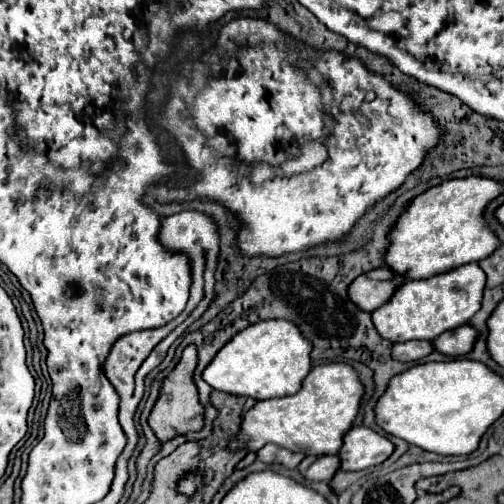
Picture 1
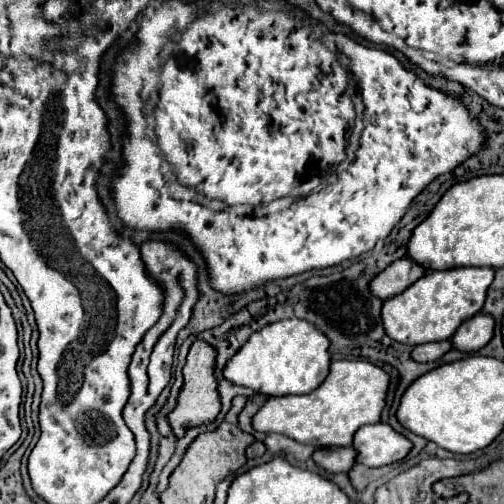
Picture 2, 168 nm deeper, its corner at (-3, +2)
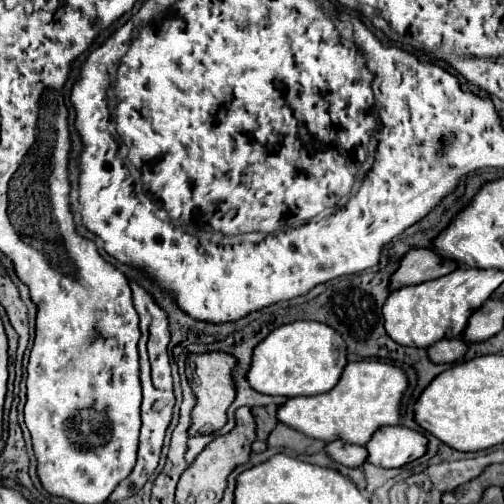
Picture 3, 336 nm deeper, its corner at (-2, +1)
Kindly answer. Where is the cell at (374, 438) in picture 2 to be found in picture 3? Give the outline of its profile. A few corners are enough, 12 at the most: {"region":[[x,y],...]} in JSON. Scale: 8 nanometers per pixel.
{"region":[[386,425],[366,443],[368,463],[402,467],[426,453],[426,437]]}

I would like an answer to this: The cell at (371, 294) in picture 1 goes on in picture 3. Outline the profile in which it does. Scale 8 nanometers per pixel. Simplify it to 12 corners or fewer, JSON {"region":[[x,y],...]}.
{"region":[[412,249],[390,277],[390,291],[452,273],[454,261]]}

